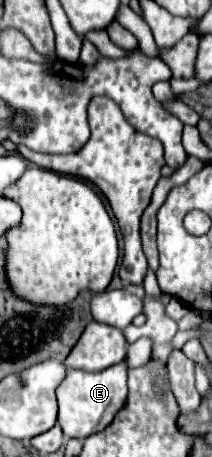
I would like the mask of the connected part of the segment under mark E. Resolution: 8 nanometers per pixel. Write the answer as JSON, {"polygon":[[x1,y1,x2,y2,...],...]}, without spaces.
{"polygon":[[114,364,102,372,84,372,84,370,68,370,62,384,56,388,58,396,58,424,66,438,84,440,90,434,104,430,118,410,126,404,128,386,126,386,126,364]]}

